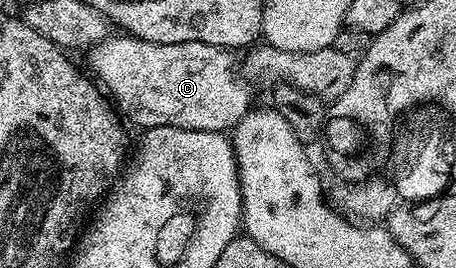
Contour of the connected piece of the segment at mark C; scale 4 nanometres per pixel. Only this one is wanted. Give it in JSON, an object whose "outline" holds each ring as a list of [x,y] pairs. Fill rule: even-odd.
{"outline":[[[108,36],[91,47],[90,73],[139,128],[172,126],[231,132],[252,109],[252,87],[237,69],[237,58],[230,49],[200,42],[157,44],[130,36],[118,37]]]}

